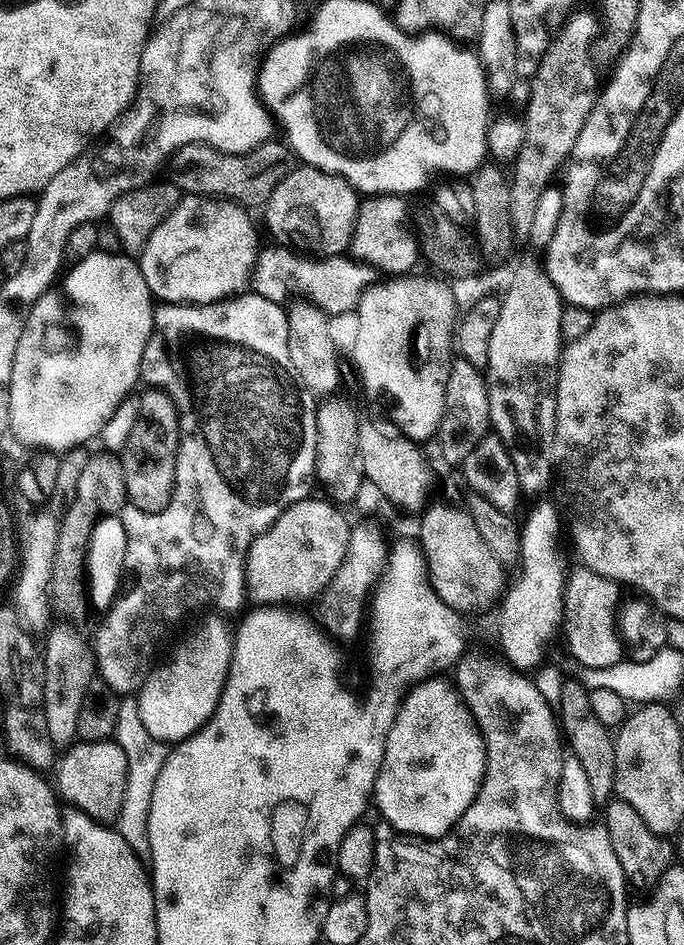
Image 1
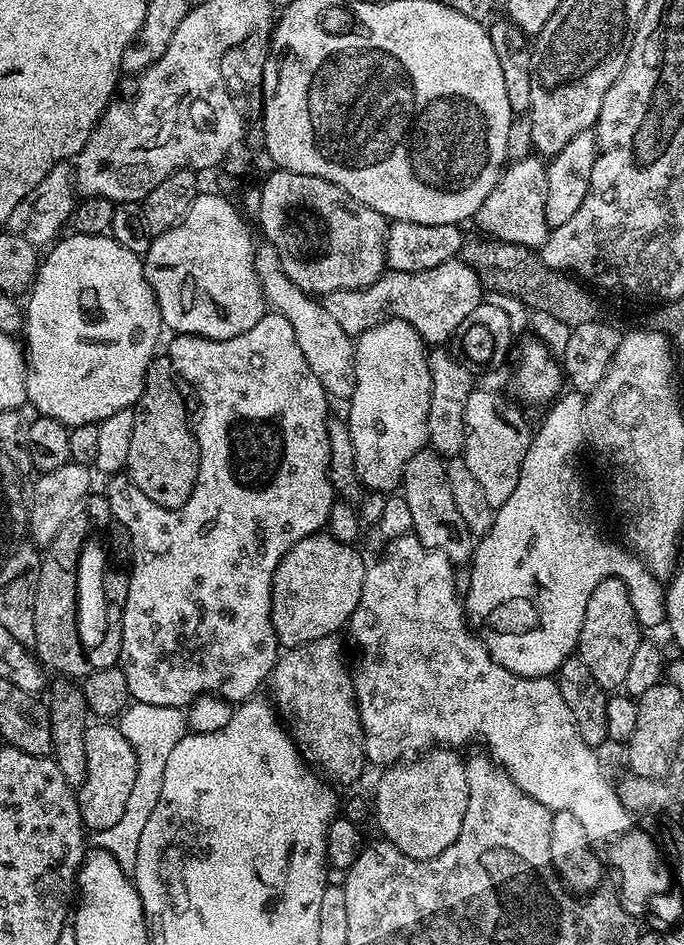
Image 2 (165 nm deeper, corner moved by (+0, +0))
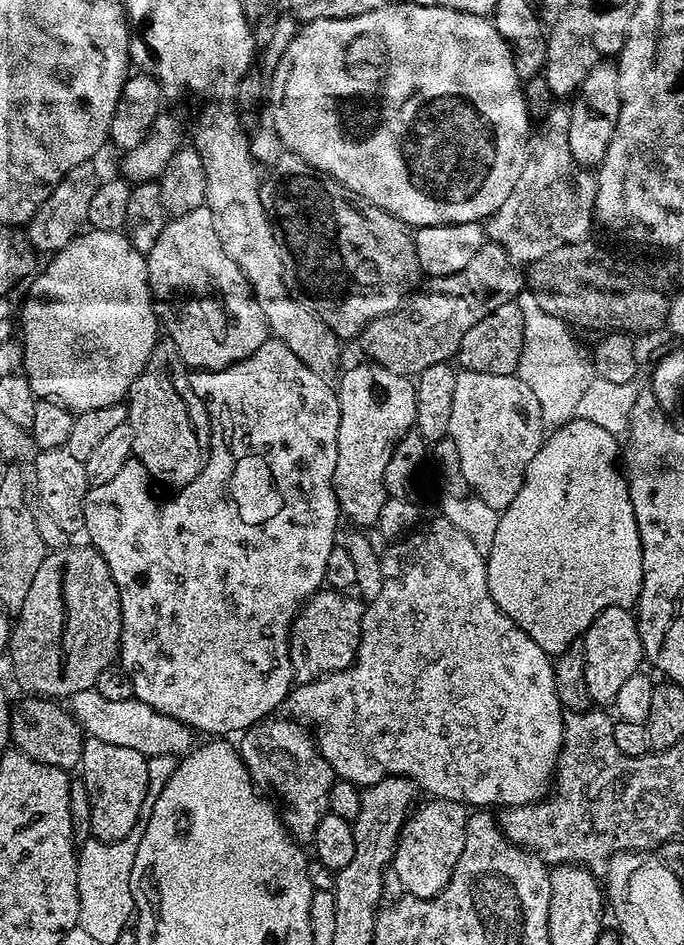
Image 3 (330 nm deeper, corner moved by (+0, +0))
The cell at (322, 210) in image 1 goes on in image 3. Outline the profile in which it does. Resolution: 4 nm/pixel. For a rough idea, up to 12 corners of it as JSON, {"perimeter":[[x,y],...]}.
{"perimeter":[[285,151],[284,284],[341,341],[422,280],[414,232]]}

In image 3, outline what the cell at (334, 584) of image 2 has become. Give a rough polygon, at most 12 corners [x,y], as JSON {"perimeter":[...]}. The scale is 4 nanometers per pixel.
{"perimeter":[[321,590],[288,639],[292,679],[356,661],[365,601]]}

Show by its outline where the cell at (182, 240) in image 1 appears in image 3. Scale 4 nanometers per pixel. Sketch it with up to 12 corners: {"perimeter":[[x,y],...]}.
{"perimeter":[[208,207],[146,253],[189,369],[218,372],[269,340]]}

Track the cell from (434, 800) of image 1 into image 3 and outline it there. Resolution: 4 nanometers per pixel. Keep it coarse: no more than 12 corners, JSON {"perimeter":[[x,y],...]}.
{"perimeter":[[432,798],[404,823],[390,865],[423,900],[462,858],[465,805]]}

